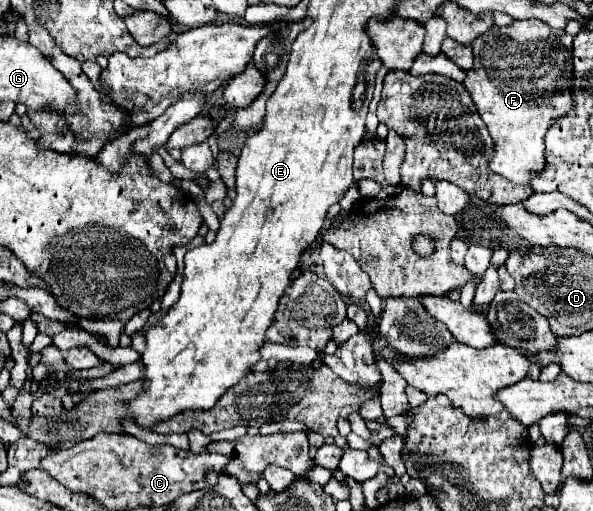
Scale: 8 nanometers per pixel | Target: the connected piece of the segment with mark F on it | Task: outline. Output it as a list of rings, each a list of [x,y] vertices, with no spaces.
[[[517,20],[505,28],[493,26],[487,34],[481,34],[471,42],[475,64],[465,72],[463,86],[469,90],[479,116],[483,118],[493,144],[495,154],[489,162],[489,168],[503,178],[519,184],[527,184],[531,178],[531,170],[539,172],[545,164],[545,132],[555,122],[557,116],[567,114],[573,108],[573,96],[569,90],[569,82],[573,78],[573,54],[567,48],[567,32],[553,30],[539,20]]]

